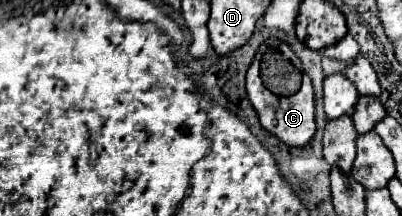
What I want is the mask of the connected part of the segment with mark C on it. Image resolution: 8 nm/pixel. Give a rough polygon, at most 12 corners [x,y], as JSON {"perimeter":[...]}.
{"perimeter":[[259,57],[247,97],[261,125],[289,147],[315,135],[313,85],[277,97],[263,85]]}

